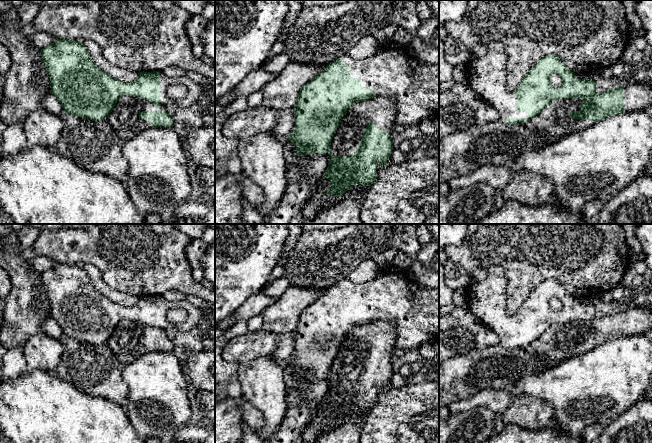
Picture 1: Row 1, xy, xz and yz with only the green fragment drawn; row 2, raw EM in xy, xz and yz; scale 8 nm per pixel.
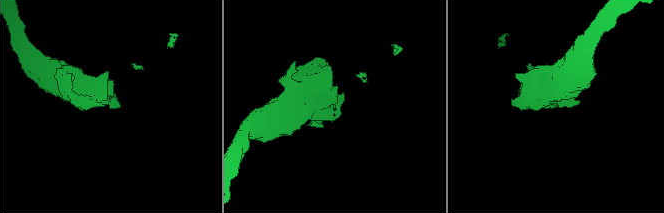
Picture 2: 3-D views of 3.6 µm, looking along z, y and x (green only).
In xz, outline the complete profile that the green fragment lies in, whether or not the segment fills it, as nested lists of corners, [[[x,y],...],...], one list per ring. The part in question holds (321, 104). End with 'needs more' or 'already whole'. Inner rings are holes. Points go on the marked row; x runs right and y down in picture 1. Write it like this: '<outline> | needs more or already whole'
[[[394,41],[383,45],[381,50],[365,59],[354,59],[344,55],[317,74],[311,81],[300,89],[297,103],[294,107],[295,126],[293,131],[284,141],[291,141],[296,146],[296,156],[307,156],[309,153],[329,154],[328,168],[324,172],[324,178],[330,180],[330,188],[325,195],[343,196],[344,193],[355,185],[371,186],[377,179],[377,160],[381,168],[390,158],[393,150],[393,138],[388,131],[380,130],[373,122],[366,122],[366,128],[362,131],[363,137],[358,143],[357,151],[350,151],[348,156],[334,156],[330,145],[332,138],[341,124],[343,116],[348,109],[356,104],[373,97],[393,97],[396,104],[394,126],[403,126],[405,129],[418,125],[424,119],[439,116],[439,61],[426,63],[418,59],[406,47],[395,47]]] | needs more

